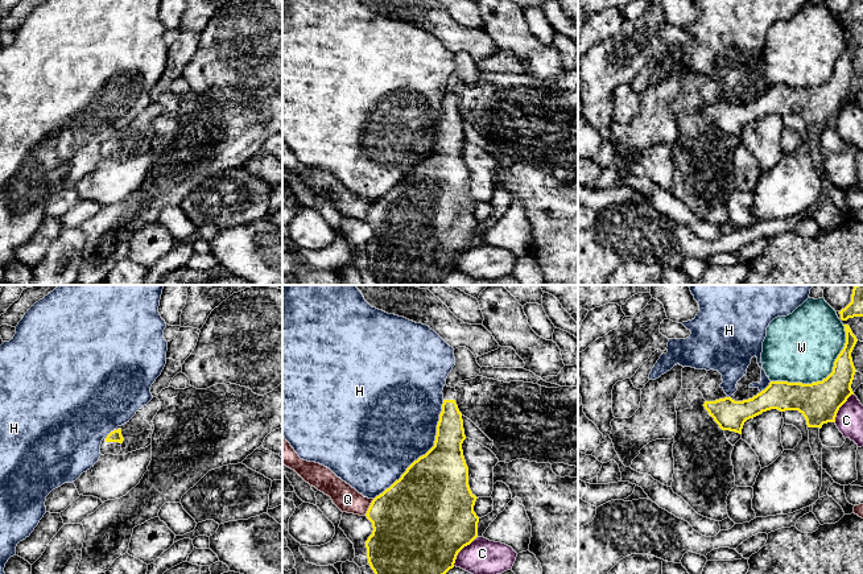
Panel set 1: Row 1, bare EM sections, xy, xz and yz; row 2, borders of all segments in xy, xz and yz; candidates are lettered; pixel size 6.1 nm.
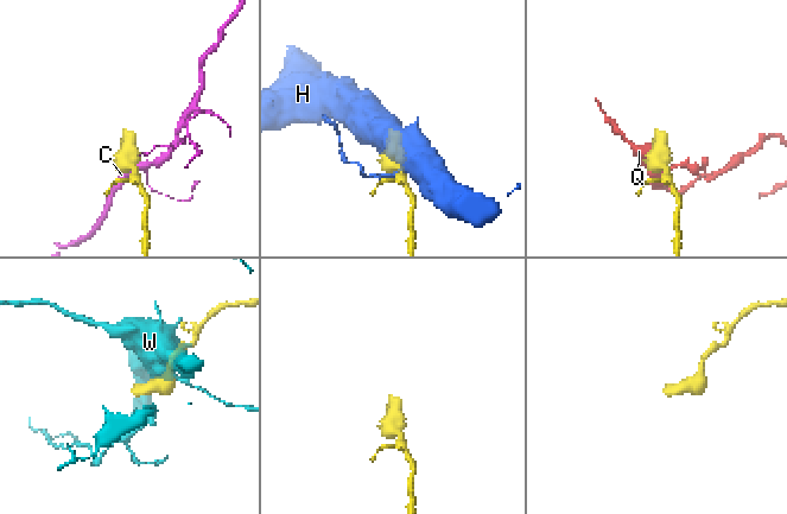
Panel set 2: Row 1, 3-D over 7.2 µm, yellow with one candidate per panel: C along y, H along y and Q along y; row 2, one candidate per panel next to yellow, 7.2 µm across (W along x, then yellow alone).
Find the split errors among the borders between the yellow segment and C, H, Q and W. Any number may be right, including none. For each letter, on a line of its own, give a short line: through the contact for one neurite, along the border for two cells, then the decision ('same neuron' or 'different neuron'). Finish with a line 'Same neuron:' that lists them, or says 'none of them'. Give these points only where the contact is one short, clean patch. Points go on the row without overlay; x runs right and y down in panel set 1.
C: different neuron
H: different neuron
Q: different neuron
W: different neuron
Same neuron: none of them

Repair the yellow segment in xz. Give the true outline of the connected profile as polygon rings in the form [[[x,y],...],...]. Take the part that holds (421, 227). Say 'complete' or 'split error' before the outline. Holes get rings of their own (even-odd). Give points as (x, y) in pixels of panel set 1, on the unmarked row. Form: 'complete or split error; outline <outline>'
split error; outline [[[445,88],[434,150],[414,165],[399,185],[376,201],[366,218],[373,232],[366,245],[367,263],[377,285],[438,285],[454,272],[458,257],[478,241],[479,222],[474,216],[478,202],[468,190],[468,172],[462,154],[466,140],[455,96],[455,92]]]

